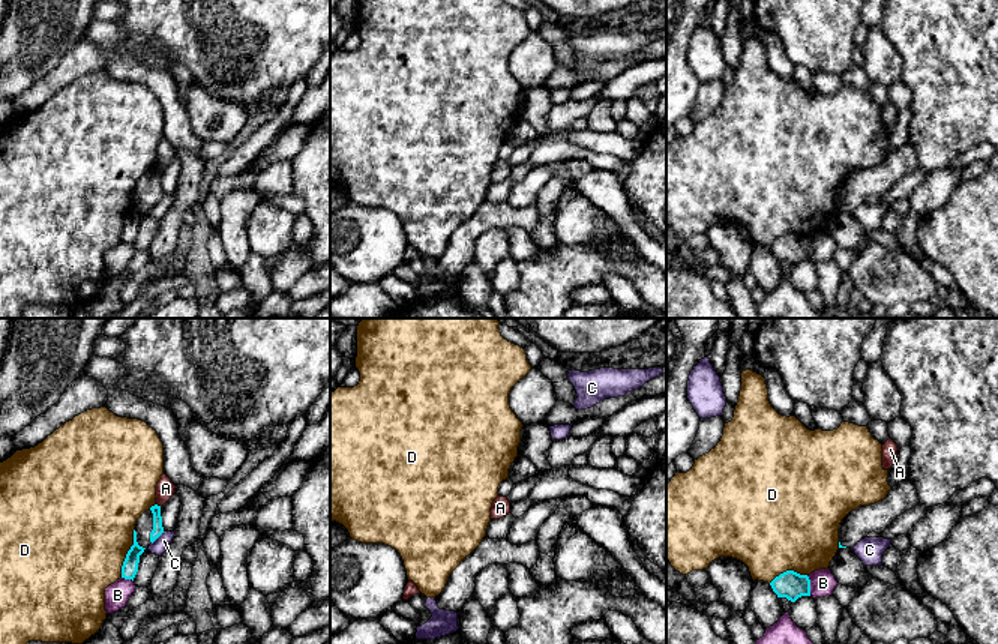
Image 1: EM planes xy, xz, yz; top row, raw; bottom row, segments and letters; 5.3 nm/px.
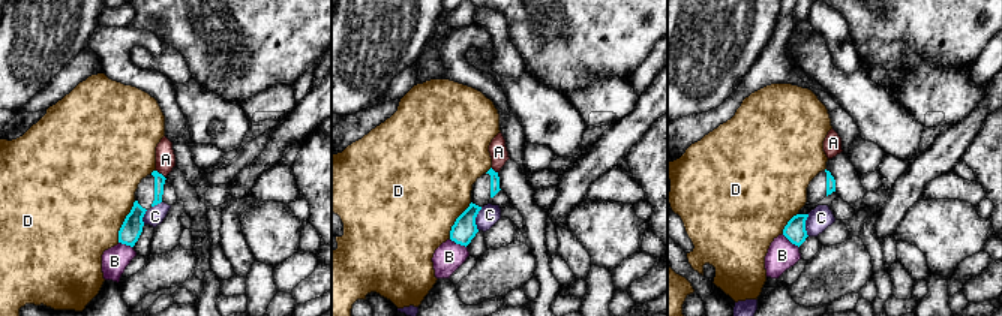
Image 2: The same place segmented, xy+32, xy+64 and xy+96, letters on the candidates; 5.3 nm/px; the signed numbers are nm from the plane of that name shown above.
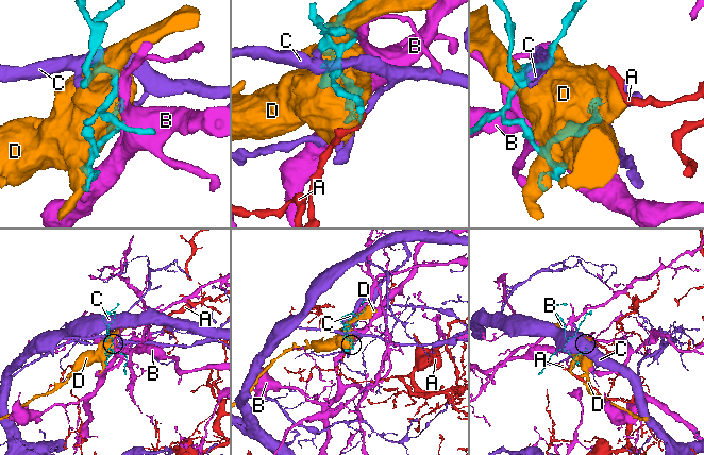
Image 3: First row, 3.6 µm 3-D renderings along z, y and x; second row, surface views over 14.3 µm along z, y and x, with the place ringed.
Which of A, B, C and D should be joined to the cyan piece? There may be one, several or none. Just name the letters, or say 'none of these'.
none of these

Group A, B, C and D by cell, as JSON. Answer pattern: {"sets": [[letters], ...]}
{"sets": [["A"], ["B"], ["C"], ["D"]]}

